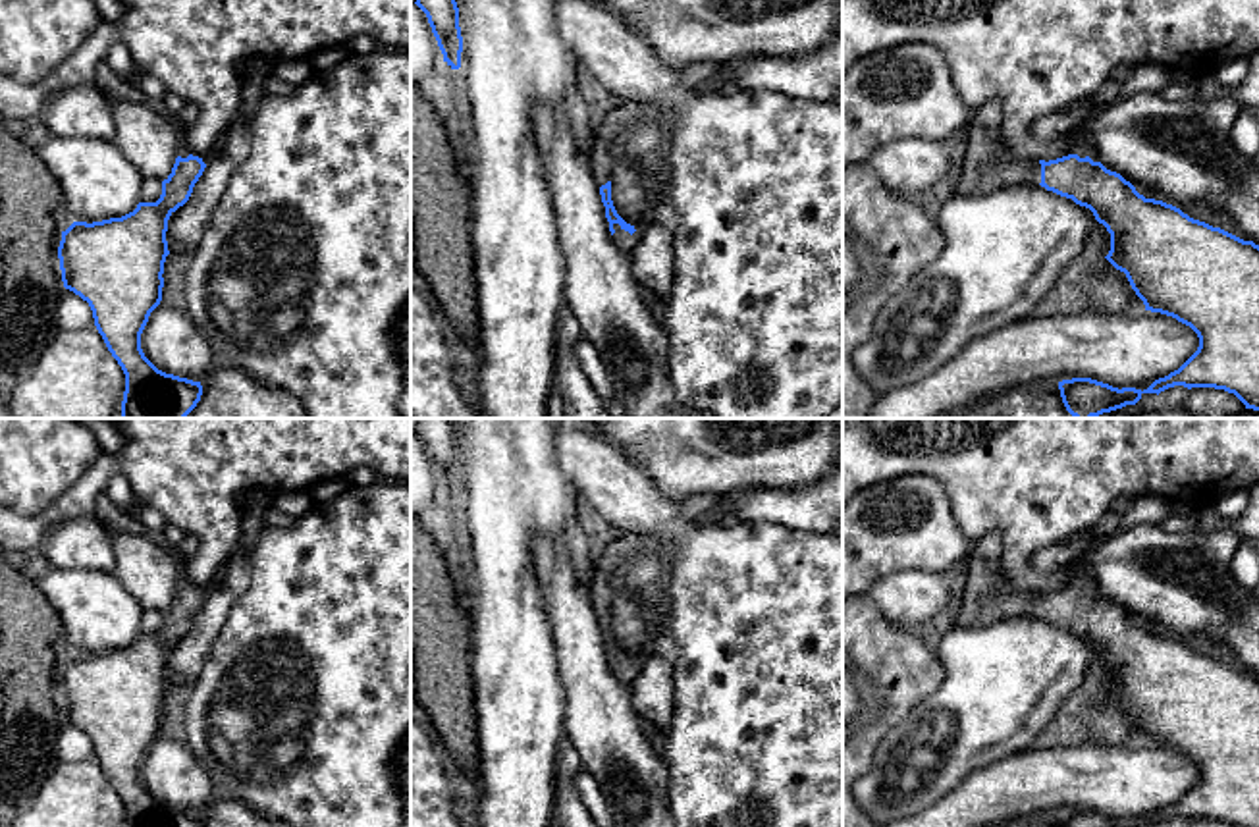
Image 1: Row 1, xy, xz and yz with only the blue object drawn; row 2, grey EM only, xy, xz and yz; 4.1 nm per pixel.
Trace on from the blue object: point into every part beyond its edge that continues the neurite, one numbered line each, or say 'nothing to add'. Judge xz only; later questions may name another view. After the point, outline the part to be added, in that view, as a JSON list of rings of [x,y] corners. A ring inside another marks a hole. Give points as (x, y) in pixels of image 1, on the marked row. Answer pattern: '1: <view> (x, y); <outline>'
1: xz (623, 240); [[[638,222],[632,226],[636,231],[630,235],[619,224],[613,224],[615,233],[611,235],[611,239],[627,254],[636,247],[636,243],[642,239],[644,233],[644,224]]]

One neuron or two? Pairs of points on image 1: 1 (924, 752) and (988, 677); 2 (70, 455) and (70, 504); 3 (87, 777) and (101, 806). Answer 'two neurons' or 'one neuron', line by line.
1: one neuron
2: two neurons
3: one neuron

